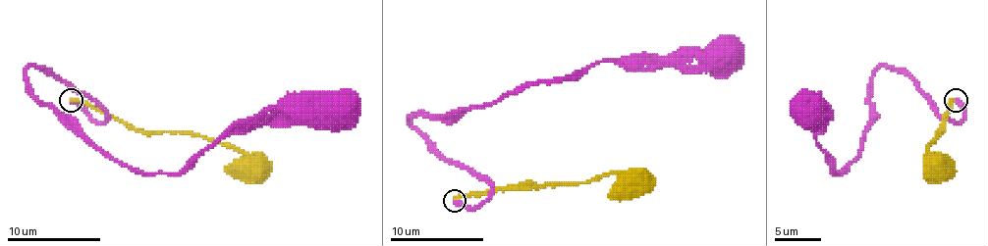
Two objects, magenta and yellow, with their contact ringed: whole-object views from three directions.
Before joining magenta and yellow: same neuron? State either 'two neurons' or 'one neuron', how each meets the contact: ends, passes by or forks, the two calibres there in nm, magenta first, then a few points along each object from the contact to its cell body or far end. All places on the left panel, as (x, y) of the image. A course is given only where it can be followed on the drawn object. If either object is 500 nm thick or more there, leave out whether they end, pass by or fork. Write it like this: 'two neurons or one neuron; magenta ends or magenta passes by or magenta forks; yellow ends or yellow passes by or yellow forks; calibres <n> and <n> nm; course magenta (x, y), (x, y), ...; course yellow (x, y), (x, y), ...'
two neurons; magenta ends; yellow ends; calibres 400 and 320 nm; course magenta (70, 101), (108, 118), (30, 66), (32, 94), (145, 173), (185, 171), (236, 126), (278, 110), (341, 108); course yellow (70, 101), (84, 101), (142, 131), (190, 131), (234, 145), (266, 177)

